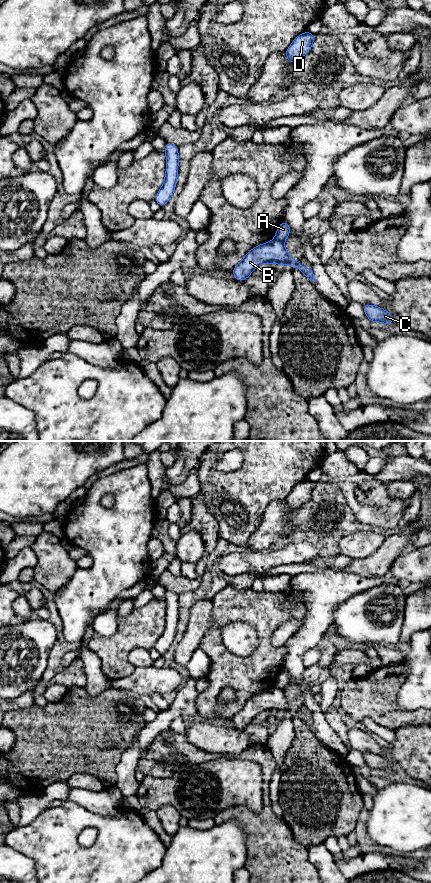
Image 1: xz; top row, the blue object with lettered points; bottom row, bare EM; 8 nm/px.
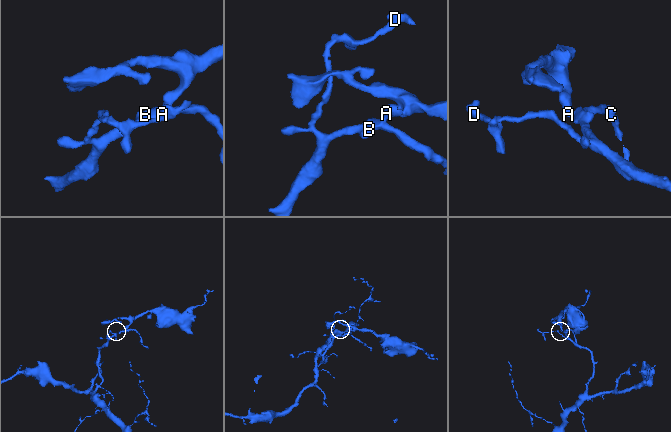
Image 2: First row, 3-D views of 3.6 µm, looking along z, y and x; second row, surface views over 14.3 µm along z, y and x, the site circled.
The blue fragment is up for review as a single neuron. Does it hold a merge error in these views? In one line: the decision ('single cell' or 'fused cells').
fused cells

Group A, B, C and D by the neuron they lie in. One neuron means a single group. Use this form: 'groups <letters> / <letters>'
groups A / B C D

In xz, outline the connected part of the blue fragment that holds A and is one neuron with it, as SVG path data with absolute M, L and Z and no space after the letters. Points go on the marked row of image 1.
M282 221L276 231L275 239L284 242L289 237L290 229L291 226L287 222Z

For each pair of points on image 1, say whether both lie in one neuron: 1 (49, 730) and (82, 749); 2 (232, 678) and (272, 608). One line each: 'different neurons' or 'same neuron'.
1: same neuron
2: same neuron

